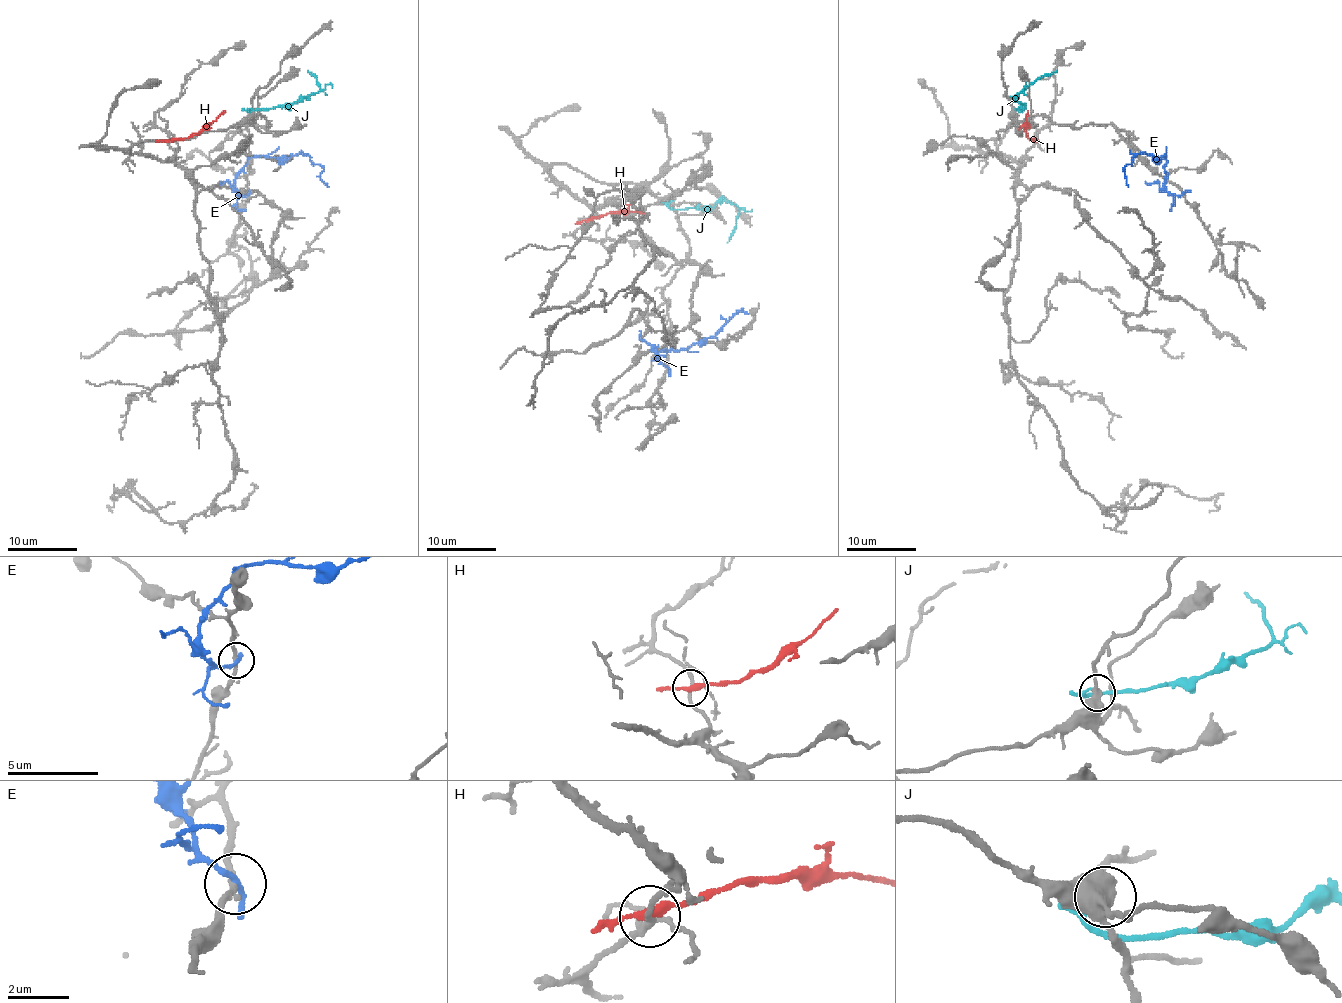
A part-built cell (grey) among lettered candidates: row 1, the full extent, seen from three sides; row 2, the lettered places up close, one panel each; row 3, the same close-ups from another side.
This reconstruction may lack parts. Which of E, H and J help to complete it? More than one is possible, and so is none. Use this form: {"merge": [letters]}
{"merge": []}

